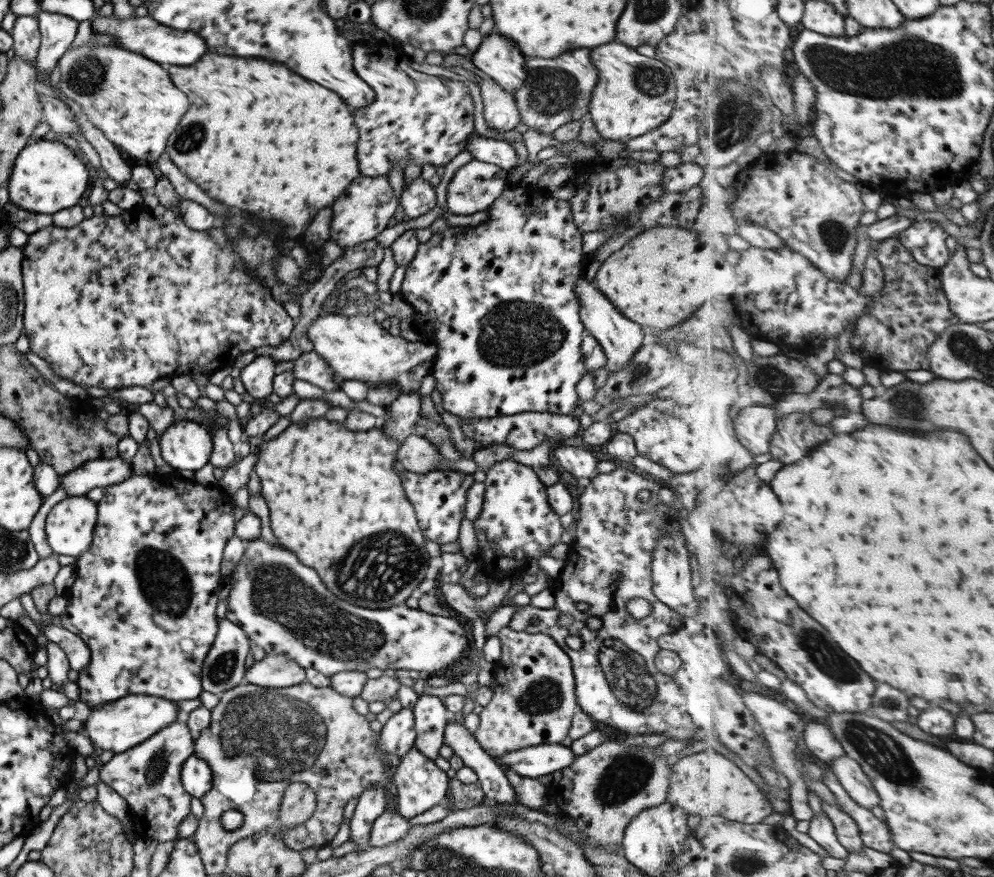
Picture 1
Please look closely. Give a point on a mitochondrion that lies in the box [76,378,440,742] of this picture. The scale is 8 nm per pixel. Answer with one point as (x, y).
(277, 592)

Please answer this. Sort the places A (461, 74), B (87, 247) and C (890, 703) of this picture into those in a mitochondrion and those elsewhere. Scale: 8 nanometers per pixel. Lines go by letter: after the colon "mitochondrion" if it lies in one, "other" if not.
A: other
B: other
C: mitochondrion

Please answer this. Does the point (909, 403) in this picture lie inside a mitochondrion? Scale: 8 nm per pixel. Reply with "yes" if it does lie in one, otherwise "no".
yes

